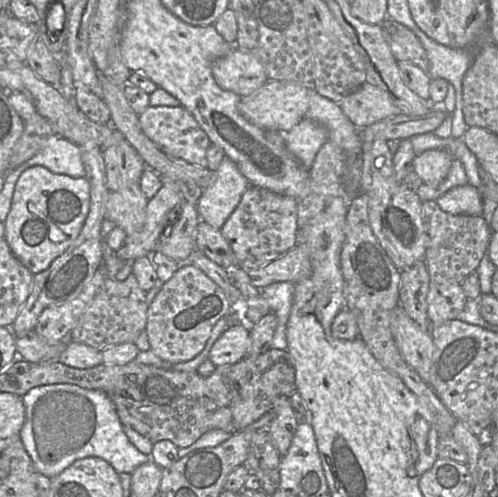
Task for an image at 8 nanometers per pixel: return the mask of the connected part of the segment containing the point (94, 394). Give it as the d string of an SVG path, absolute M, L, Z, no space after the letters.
M53 384L35 387L21 398L26 421L20 432L20 440L35 471L50 479L73 462L87 457L105 460L118 474L132 474L151 458L129 441L112 401L102 391L72 384Z

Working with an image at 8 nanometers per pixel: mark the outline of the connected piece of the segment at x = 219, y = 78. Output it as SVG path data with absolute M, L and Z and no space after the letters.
M234 45L225 56L212 63L212 74L221 89L240 97L249 96L268 81L254 51L243 51Z

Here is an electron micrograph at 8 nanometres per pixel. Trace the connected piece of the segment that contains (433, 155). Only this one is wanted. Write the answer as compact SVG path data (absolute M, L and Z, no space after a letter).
M427 150L415 156L413 171L423 184L438 187L448 175L453 160L451 154L445 150Z

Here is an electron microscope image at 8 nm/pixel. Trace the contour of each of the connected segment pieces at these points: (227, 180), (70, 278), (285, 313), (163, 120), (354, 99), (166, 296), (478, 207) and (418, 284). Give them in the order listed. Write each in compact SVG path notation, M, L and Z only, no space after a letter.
M224 157L213 174L211 184L203 190L196 203L200 220L220 229L236 209L249 186L237 165Z
M99 146L81 148L81 157L86 170L85 177L90 184L90 208L82 230L76 240L50 266L34 274L27 300L19 311L10 329L15 337L23 336L35 328L39 316L47 307L65 303L75 298L91 280L96 270L102 266L103 240L101 224L105 219L106 171L103 150Z
M276 282L259 291L260 297L265 303L265 314L270 311L277 317L277 327L270 348L286 350L286 325L293 303L294 284L291 282Z
M149 106L139 115L139 123L144 134L166 153L198 167L207 168L206 153L211 145L210 139L193 115L182 106Z
M368 82L342 99L339 104L358 129L403 114L385 91Z
M190 262L183 263L147 309L145 332L150 350L172 365L189 361L204 349L216 322L230 312L230 302L222 289L199 268Z
M469 184L449 190L436 202L442 211L449 214L482 216L482 194L478 188Z
M425 260L401 271L399 304L406 314L424 330L431 329L427 316L427 295L430 277Z

